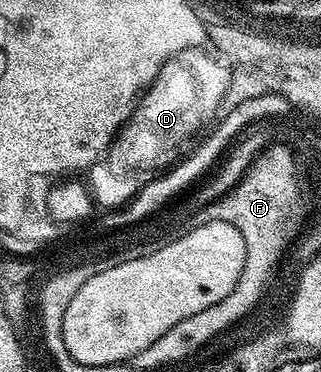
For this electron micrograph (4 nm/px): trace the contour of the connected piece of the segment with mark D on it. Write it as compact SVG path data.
M205 48L185 49L164 62L154 82L134 106L134 114L130 116L132 123L126 123L118 130L109 149L88 170L88 188L97 208L113 211L126 205L146 184L166 173L167 169L187 152L186 144L198 137L194 129L198 129L198 125L202 125L202 121L210 117L210 109L218 105L222 89L226 89L226 69L222 69L222 61L214 65L214 61L210 61L210 51Z

